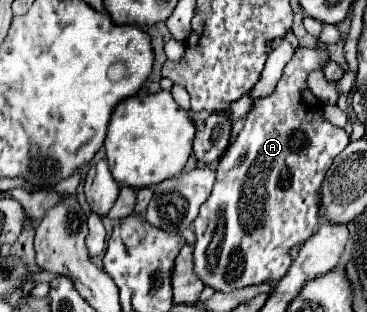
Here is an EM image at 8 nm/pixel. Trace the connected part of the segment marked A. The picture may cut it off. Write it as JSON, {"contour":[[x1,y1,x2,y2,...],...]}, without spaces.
{"contour":[[297,48,273,92,253,104,245,116,243,130,217,162,213,192,199,208,199,216,193,222,193,230,197,234,195,272,203,284,219,292,233,292,251,284,281,280,291,266,291,248,305,244,305,240,309,240,309,236,319,228,321,182,333,158,349,144,345,130,323,118,323,104,307,86,309,74,313,70,323,70,327,62,329,52,323,48]]}

